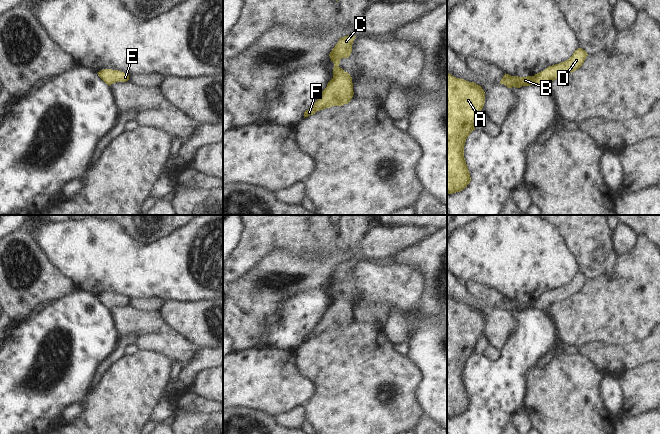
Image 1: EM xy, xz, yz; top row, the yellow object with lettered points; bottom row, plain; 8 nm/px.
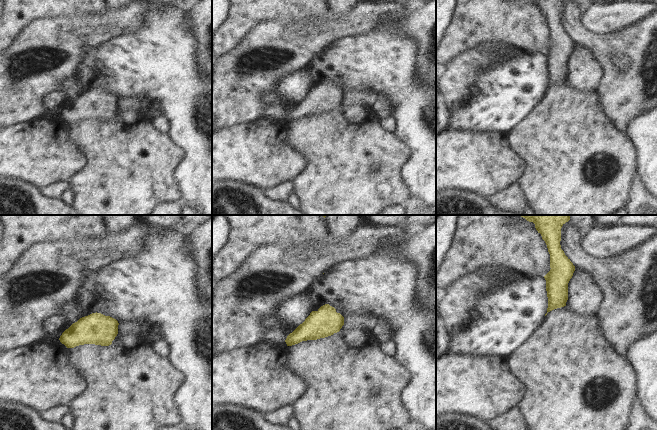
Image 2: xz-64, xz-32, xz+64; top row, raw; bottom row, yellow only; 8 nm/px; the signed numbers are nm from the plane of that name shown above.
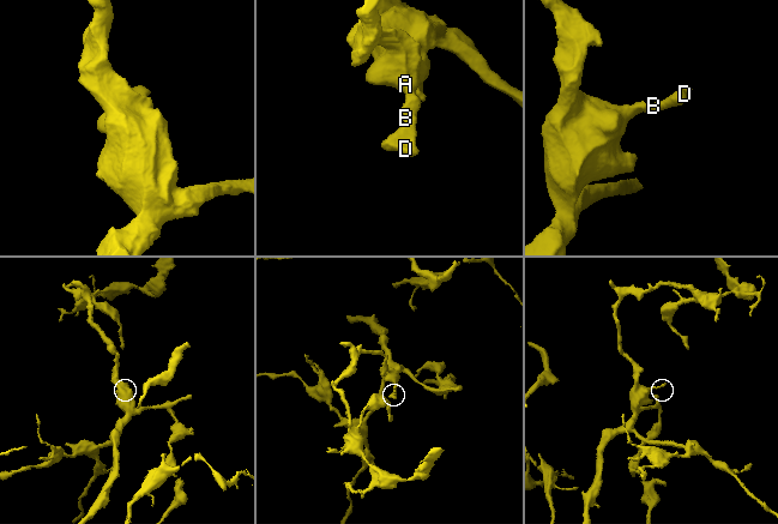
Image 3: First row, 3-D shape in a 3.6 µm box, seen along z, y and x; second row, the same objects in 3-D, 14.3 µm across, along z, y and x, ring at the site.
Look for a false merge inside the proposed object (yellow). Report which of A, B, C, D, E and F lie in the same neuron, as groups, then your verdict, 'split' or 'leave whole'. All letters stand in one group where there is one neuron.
groups A B C D E F; leave whole

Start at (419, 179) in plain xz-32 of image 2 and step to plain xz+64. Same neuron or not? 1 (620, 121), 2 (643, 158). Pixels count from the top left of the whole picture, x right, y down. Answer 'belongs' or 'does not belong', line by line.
1: does not belong
2: belongs

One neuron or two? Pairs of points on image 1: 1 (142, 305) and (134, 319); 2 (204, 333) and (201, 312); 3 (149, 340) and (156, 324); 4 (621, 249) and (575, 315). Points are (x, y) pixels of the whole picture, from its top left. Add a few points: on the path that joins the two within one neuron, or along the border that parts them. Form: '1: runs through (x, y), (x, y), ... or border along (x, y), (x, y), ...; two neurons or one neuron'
1: border along (128, 304), (142, 311), (159, 312); two neurons
2: runs through (204, 328), (201, 317); one neuron
3: border along (166, 327), (160, 331), (150, 331), (138, 336); two neurons
4: border along (636, 240), (636, 243), (630, 250), (618, 256); two neurons

